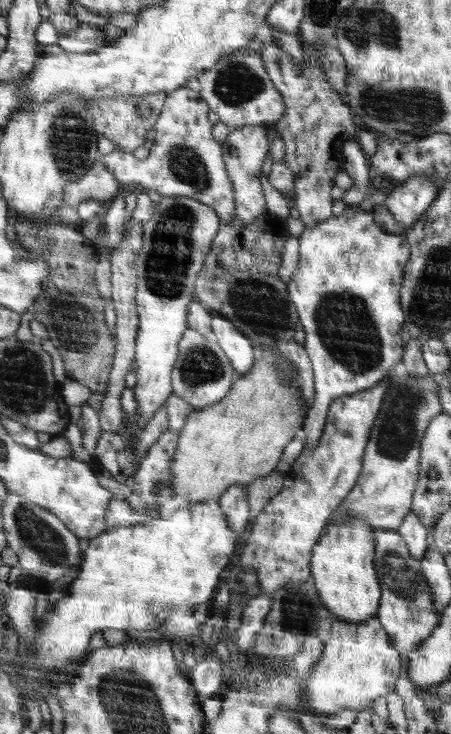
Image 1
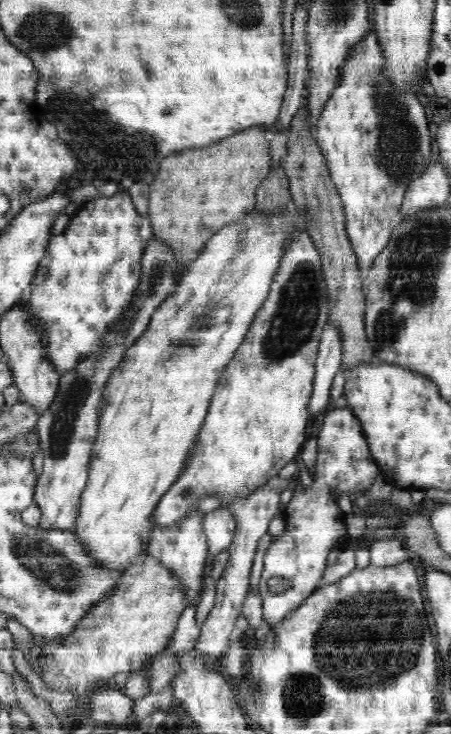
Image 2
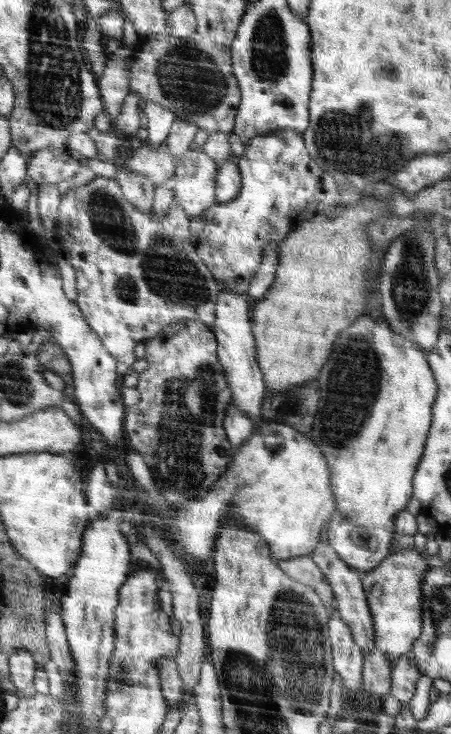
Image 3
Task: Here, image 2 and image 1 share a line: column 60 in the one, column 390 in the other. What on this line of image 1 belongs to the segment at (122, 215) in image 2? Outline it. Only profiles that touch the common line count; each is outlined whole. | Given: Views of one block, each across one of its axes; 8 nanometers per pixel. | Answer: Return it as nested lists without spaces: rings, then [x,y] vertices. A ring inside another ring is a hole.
[[[350,212],[332,215],[315,227],[304,226],[299,237],[299,265],[287,284],[287,291],[299,314],[306,338],[304,348],[312,362],[316,398],[304,420],[304,446],[314,450],[327,427],[327,412],[334,400],[355,395],[378,385],[392,371],[405,354],[401,307],[401,284],[404,268],[411,250],[405,236],[385,233],[373,212]]]

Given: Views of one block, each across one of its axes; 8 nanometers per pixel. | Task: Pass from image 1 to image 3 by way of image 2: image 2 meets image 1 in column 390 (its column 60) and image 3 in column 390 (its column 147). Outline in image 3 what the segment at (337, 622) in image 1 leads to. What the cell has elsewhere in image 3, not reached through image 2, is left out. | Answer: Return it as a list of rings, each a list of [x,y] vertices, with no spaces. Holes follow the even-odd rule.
[[[400,549],[392,552],[372,571],[363,573],[361,582],[366,594],[368,608],[374,624],[376,649],[386,655],[392,663],[402,655],[408,655],[412,644],[422,630],[422,579],[428,572],[428,562],[415,549]]]

